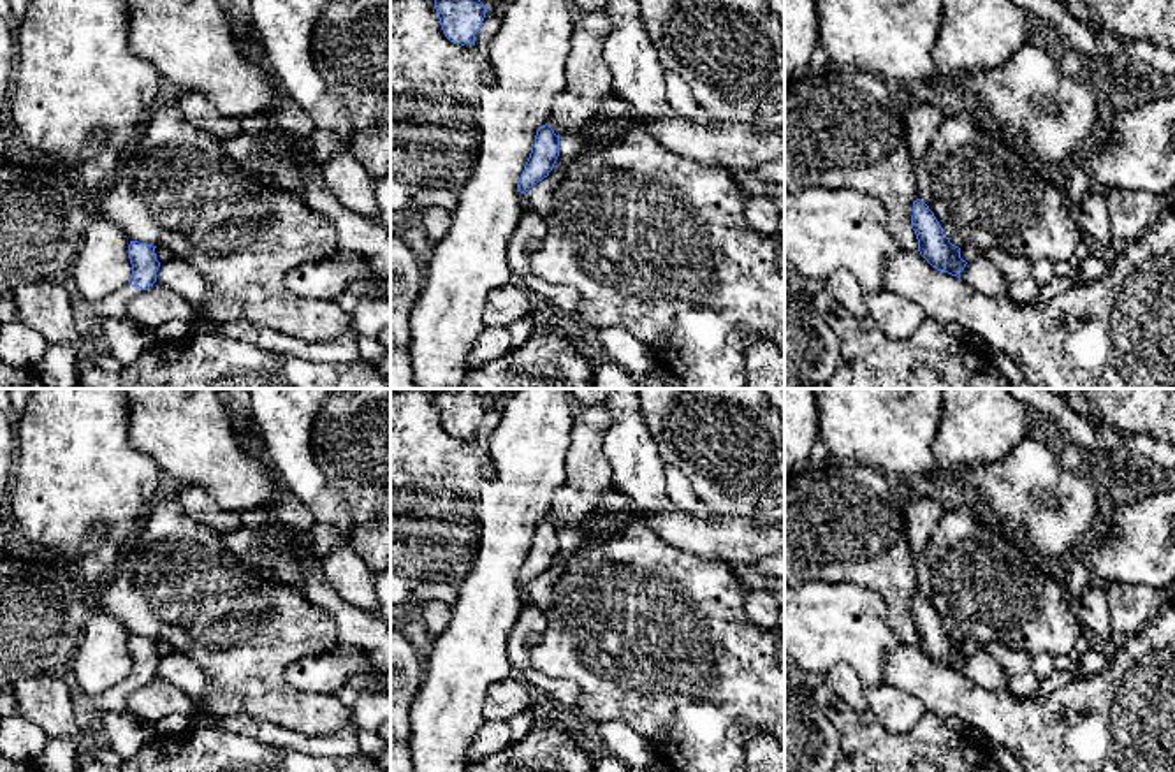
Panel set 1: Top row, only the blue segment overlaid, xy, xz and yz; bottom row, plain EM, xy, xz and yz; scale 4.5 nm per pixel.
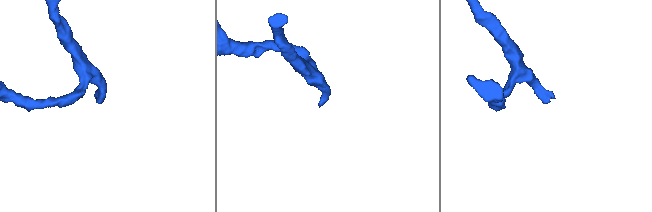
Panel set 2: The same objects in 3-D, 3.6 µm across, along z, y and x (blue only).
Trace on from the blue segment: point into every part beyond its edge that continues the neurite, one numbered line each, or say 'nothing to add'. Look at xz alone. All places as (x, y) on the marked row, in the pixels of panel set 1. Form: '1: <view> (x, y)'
nothing to add

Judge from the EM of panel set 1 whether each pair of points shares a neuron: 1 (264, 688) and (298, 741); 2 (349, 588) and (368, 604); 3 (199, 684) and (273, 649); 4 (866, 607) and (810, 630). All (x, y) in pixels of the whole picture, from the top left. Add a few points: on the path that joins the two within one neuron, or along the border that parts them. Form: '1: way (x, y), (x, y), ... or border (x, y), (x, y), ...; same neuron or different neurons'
1: border (250, 718), (273, 721), (306, 735), (331, 735); different neurons
2: way (354, 589), (363, 598); same neuron
3: border (180, 651), (208, 677), (194, 702); different neurons
4: way (852, 614), (843, 623), (824, 625); same neuron

